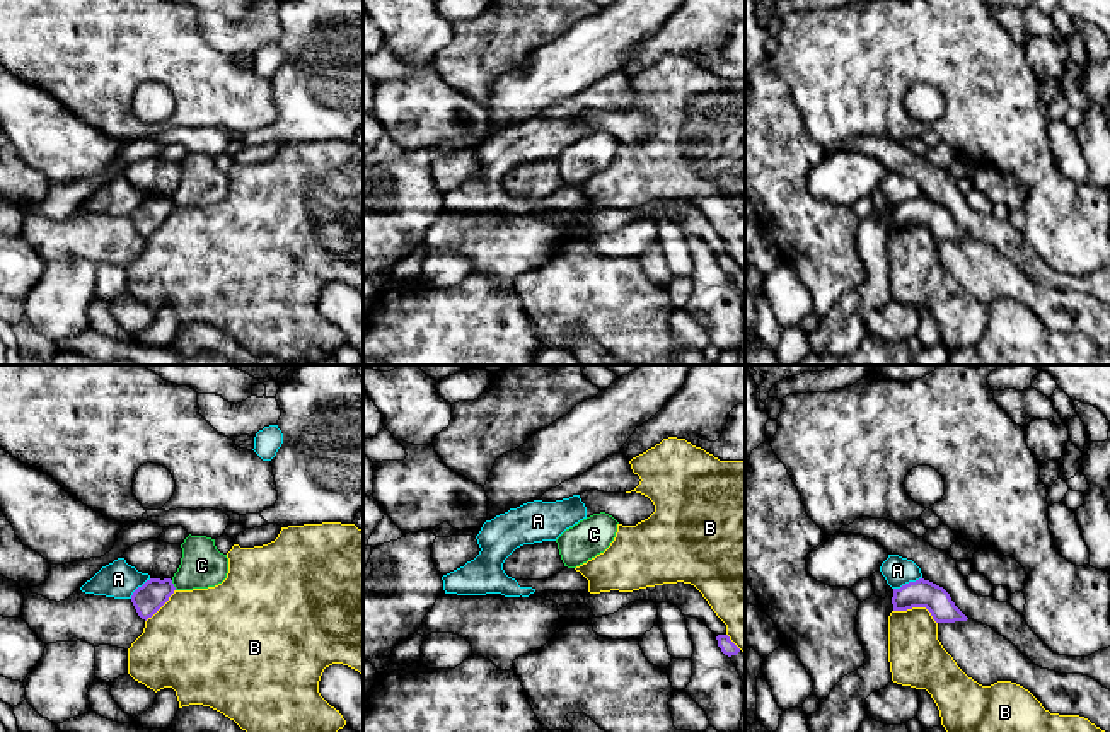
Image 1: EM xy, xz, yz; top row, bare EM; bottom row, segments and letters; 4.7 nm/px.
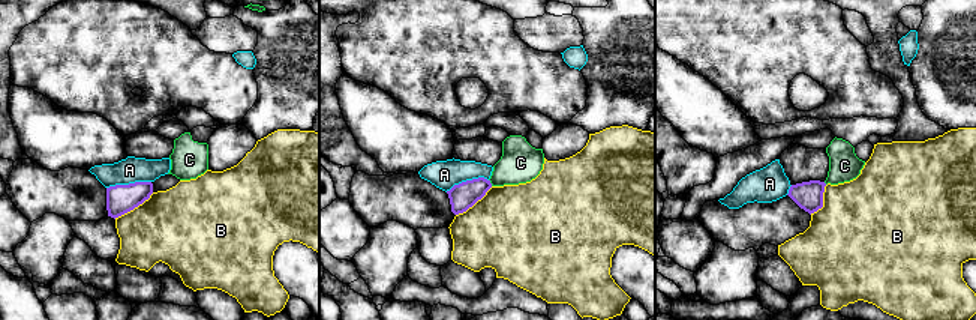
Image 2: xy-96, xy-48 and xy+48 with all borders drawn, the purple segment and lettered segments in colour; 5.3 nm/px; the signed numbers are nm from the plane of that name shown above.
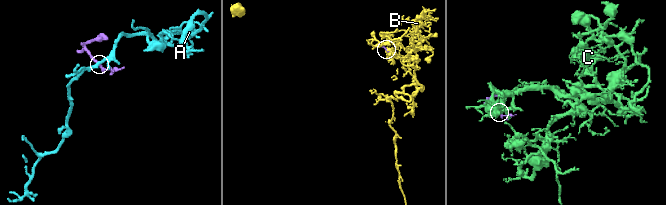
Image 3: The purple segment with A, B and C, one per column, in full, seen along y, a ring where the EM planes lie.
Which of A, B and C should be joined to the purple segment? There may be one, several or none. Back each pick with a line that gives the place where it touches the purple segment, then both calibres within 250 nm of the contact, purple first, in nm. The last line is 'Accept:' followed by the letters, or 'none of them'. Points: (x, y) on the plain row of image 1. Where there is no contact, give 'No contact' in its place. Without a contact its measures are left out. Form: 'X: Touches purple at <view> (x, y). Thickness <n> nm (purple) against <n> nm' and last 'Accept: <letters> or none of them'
Accept: none of them

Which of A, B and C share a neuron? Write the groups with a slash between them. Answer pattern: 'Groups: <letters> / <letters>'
Groups: A B / C

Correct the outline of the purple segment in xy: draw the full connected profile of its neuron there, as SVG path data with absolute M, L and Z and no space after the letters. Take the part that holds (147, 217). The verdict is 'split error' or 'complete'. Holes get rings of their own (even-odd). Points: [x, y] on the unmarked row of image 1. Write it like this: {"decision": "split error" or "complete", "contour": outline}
{"decision": "complete", "contour": "M150 196L133 210L131 220L138 234L147 239L169 218L174 208L171 196Z"}

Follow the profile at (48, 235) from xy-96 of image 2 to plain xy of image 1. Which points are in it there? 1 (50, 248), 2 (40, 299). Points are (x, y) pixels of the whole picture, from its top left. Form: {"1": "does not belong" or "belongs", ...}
{"1": "does not belong", "2": "belongs"}

